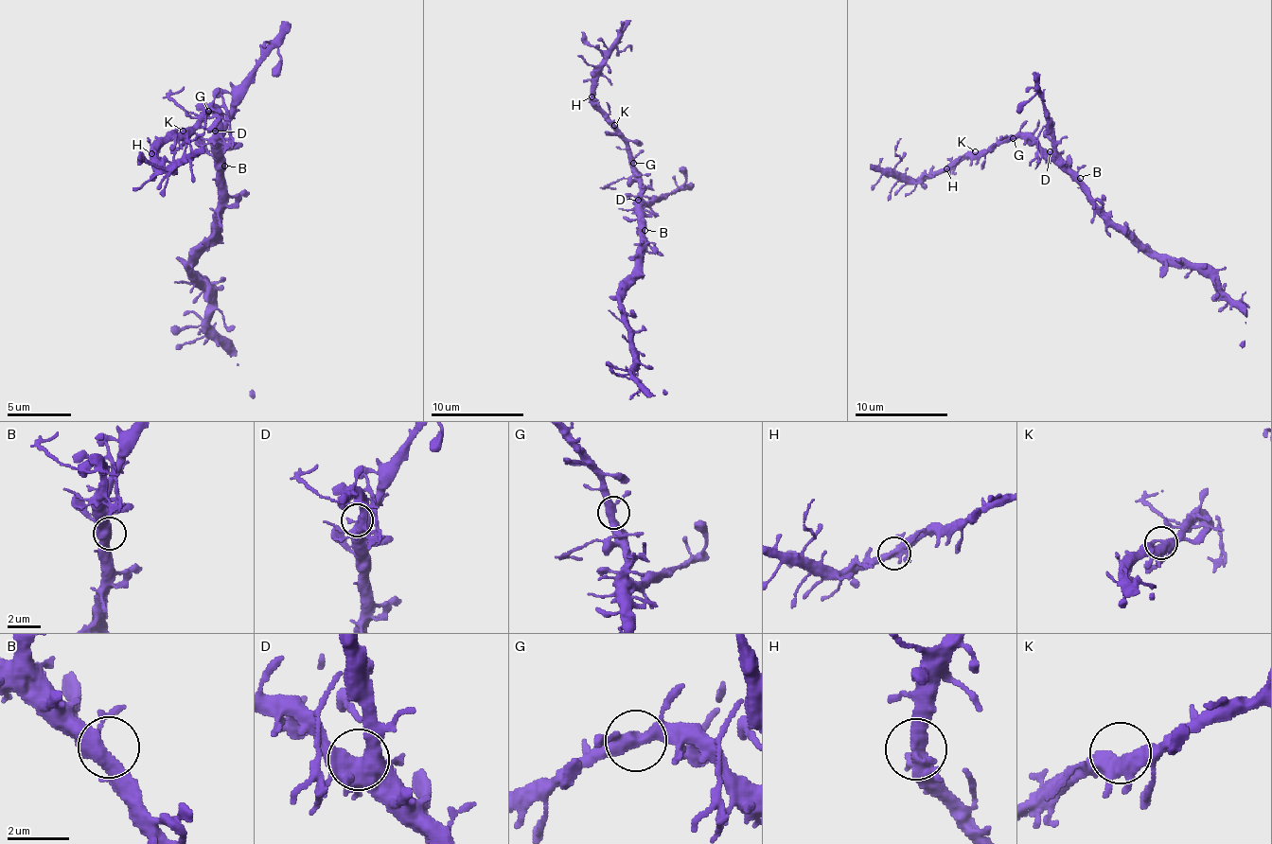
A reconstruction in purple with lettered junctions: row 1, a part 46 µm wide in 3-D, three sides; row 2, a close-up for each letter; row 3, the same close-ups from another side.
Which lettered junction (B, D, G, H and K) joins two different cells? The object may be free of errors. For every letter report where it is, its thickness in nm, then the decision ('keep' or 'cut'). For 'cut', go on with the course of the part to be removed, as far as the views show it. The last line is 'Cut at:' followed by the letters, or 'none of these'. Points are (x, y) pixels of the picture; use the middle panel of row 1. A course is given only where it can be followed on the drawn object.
B: (644, 230) | 440 nm | keep
D: (638, 200) | 500 nm | keep
G: (633, 163) | 380 nm | keep
H: (591, 96) | 380 nm | keep
K: (614, 125) | 400 nm | keep
Cut at: none of these

